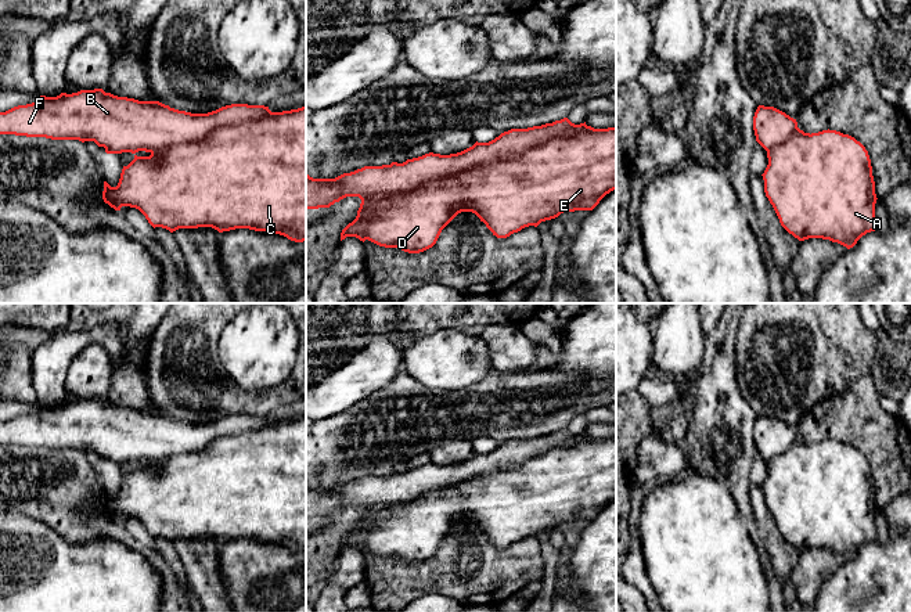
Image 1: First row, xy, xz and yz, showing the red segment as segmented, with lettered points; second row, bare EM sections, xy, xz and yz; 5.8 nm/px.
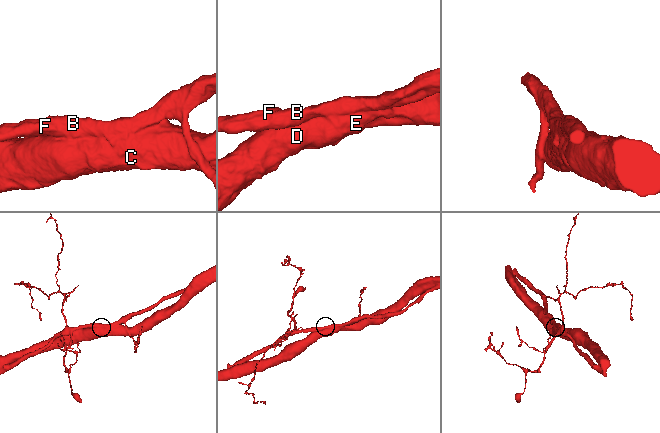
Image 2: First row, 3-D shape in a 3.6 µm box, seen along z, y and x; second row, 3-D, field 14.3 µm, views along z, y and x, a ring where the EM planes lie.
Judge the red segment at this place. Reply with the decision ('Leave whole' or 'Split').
Leave whole

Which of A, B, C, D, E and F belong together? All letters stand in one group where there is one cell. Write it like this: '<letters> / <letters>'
A B C D E F

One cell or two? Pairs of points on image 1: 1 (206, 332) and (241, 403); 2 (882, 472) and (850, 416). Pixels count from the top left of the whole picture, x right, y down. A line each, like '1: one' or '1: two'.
1: one
2: one

